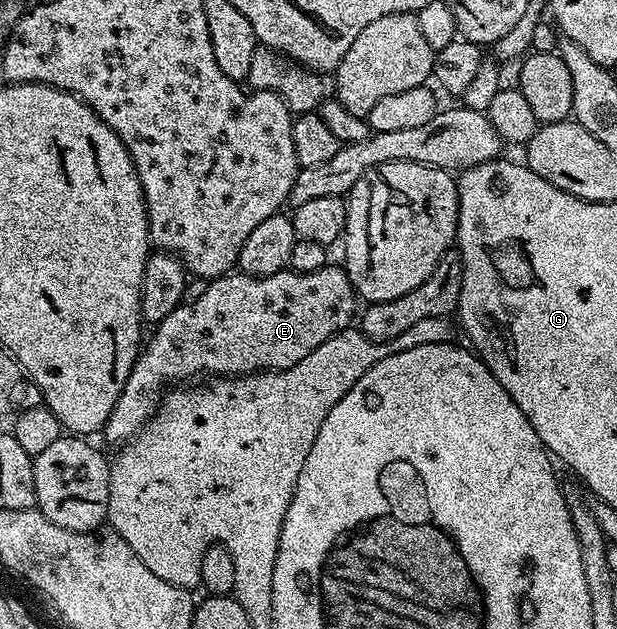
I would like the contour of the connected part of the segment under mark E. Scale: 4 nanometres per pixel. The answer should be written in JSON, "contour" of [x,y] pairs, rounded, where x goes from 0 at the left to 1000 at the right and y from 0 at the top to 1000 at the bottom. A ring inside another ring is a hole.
{"contour":[[[530,421],[512,428],[506,434],[486,434],[485,431],[472,431],[468,428],[454,434],[441,434],[439,437],[395,437],[391,434],[368,434],[358,437],[355,444],[344,444],[334,450],[331,466],[324,466],[321,475],[298,479],[279,498],[272,498],[272,504],[266,504],[266,510],[259,510],[248,521],[250,526],[241,528],[240,537],[235,541],[233,550],[225,556],[224,572],[214,580],[214,593],[207,599],[207,606],[201,612],[201,618],[194,625],[194,638],[188,638],[188,650],[182,650],[182,663],[175,663],[169,680],[169,693],[178,704],[196,707],[217,696],[232,679],[237,677],[240,668],[250,663],[251,653],[256,652],[259,636],[266,628],[269,607],[277,603],[277,610],[295,612],[303,606],[314,606],[319,596],[340,596],[334,599],[391,599],[394,596],[408,596],[421,590],[459,590],[464,583],[480,580],[480,574],[493,574],[493,568],[499,568],[499,561],[506,561],[506,555],[512,555],[512,548],[519,548],[525,542],[532,542],[532,536],[538,536],[546,526],[562,525],[569,518],[567,514],[575,512],[577,494],[574,501],[574,486],[582,486],[583,477],[574,466],[574,455],[566,440],[561,439],[559,429],[553,423],[540,424]]]}

